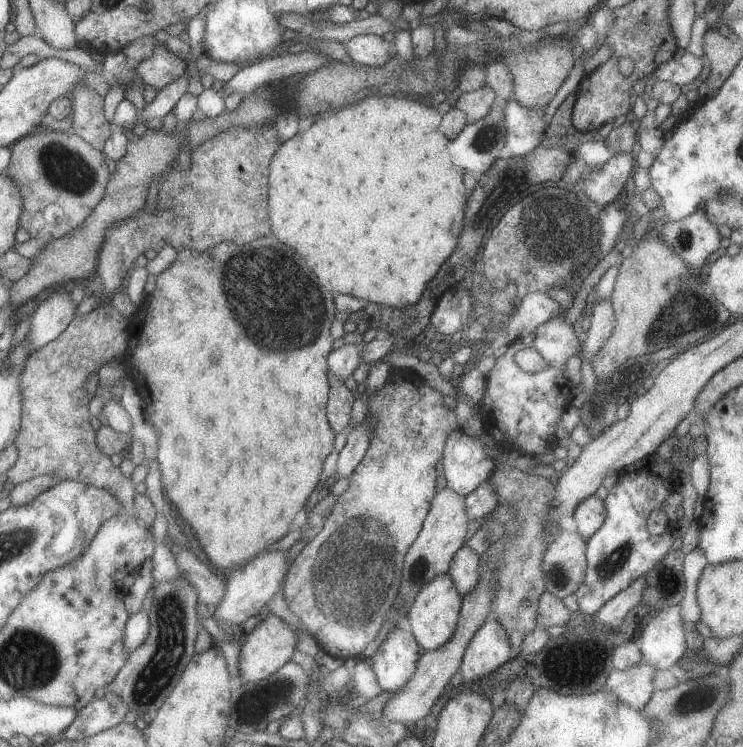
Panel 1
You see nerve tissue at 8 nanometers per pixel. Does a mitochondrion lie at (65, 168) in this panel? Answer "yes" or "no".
yes

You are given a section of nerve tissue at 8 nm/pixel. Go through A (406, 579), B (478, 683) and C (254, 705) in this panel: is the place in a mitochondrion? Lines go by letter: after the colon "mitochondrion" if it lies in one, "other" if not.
A: mitochondrion
B: other
C: mitochondrion

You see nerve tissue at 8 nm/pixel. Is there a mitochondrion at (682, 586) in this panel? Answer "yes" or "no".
no

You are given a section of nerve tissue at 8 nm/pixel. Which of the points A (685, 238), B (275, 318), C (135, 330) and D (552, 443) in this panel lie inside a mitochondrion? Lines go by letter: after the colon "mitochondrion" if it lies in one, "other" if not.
A: mitochondrion
B: mitochondrion
C: other
D: other

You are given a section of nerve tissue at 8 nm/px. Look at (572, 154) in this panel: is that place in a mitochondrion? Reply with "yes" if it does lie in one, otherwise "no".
no

